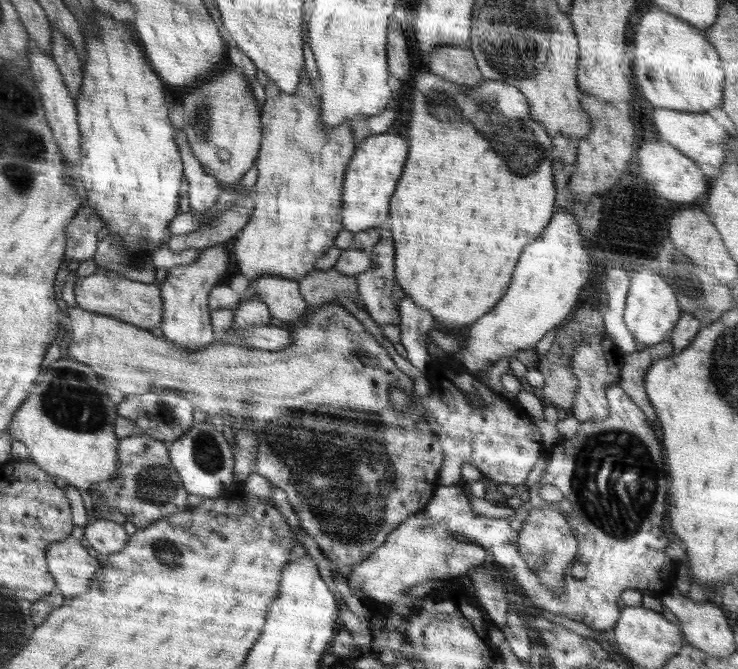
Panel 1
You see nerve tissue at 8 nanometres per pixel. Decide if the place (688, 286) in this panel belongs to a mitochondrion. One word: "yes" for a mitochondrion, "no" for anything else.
yes

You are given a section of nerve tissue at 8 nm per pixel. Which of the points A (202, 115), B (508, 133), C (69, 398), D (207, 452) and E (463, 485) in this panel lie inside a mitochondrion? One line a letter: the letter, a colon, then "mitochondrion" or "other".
A: mitochondrion
B: mitochondrion
C: mitochondrion
D: mitochondrion
E: other

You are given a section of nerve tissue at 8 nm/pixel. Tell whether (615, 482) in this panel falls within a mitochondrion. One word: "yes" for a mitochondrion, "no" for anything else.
yes

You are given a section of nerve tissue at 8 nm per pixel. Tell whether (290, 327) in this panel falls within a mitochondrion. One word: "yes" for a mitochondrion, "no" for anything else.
no

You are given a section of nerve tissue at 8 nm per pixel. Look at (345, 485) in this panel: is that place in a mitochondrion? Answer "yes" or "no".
yes

